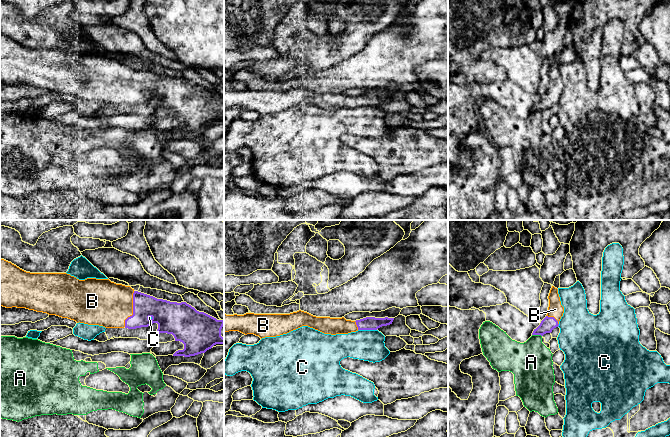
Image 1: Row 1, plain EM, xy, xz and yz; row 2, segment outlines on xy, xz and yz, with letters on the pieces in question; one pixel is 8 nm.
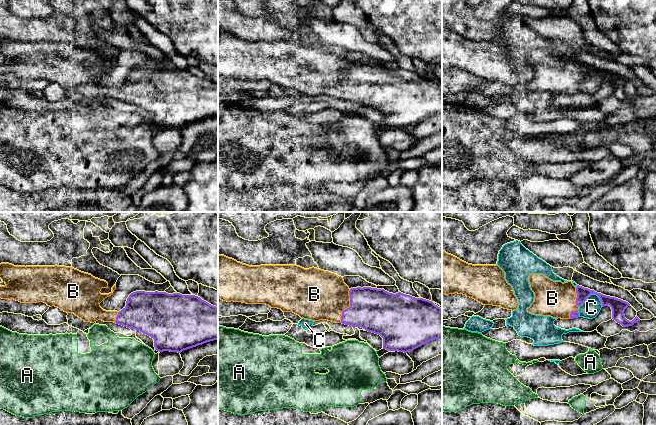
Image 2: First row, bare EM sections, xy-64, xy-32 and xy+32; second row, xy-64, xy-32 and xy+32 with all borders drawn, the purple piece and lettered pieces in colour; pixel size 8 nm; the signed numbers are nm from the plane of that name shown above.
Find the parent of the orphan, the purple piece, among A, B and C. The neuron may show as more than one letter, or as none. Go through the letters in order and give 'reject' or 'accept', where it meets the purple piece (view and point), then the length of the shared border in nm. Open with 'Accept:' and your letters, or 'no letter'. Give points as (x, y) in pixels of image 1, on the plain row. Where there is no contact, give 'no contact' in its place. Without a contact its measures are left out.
Accept: B
A: reject; contact yz (537, 110); length 80 nm
B: accept; contact xy (133, 85); length 300 nm
C: reject; contact xz (367, 105); length 150 nm

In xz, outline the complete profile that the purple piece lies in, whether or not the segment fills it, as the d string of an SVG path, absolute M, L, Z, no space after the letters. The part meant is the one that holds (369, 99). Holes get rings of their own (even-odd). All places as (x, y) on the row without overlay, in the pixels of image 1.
M304 87L290 90L224 90L224 107L239 107L254 110L261 115L287 110L302 102L308 102L324 110L348 110L358 106L377 106L392 100L394 94L366 93L351 97L342 94L316 93Z

